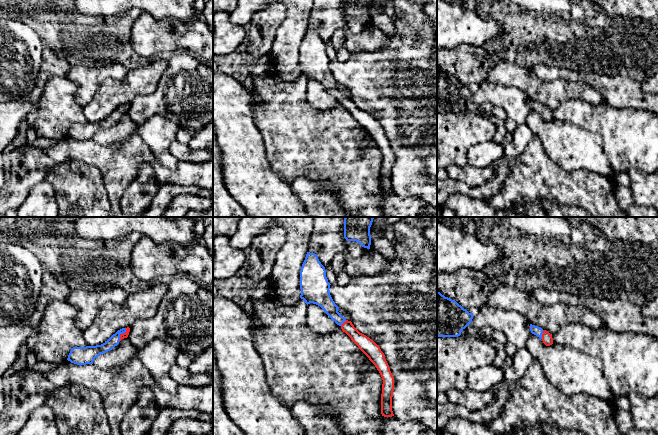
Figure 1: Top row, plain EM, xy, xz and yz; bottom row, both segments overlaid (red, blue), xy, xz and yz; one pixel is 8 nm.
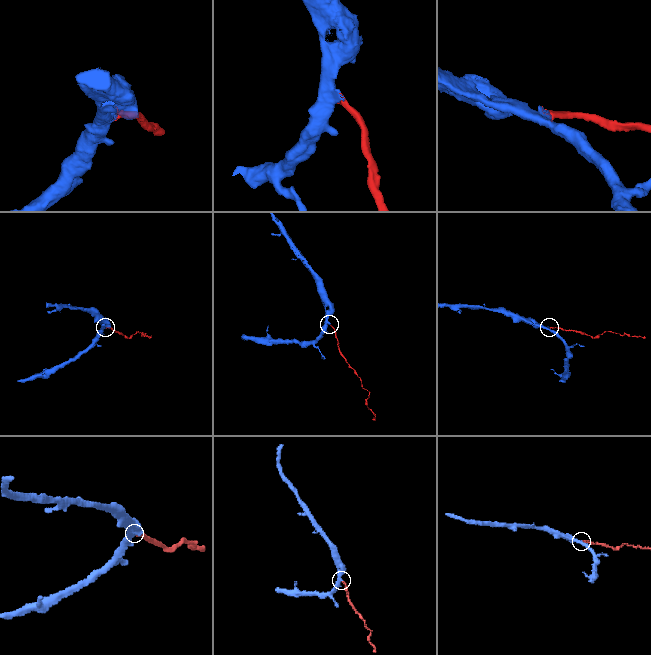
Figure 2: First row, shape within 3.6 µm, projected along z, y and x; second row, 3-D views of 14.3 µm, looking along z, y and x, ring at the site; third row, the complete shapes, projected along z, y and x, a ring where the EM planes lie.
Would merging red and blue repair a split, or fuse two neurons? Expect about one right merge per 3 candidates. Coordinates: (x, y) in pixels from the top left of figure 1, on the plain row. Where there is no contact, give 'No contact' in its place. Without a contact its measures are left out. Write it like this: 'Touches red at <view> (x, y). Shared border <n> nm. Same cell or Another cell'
Touches red at xy (121, 110). Shared border 130 nm. Same cell

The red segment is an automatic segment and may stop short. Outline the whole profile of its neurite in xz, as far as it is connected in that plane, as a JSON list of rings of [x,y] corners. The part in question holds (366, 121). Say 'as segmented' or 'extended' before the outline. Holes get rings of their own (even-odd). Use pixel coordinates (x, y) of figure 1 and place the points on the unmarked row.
extended | [[[307,28],[300,47],[300,74],[307,81],[313,79],[320,82],[375,141],[383,156],[381,190],[384,193],[392,193],[394,192],[392,187],[394,153],[384,129],[373,116],[360,109],[351,97],[348,97],[338,88],[339,83],[330,71],[330,61],[326,53],[325,43],[319,37],[318,32],[315,29]]]

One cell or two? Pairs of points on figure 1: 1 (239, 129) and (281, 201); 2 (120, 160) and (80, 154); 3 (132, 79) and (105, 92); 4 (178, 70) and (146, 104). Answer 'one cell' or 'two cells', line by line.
1: one cell
2: one cell
3: one cell
4: one cell

